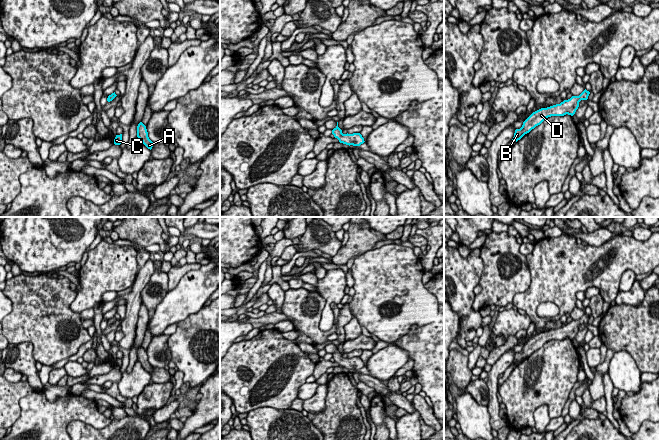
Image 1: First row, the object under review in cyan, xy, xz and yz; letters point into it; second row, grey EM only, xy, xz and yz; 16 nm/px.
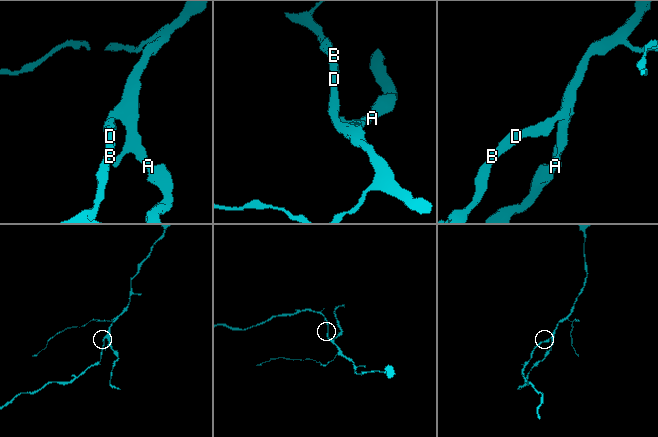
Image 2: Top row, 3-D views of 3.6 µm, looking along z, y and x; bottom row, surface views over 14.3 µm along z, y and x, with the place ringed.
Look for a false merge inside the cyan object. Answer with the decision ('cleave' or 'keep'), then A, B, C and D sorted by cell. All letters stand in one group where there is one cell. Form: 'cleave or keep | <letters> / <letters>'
keep | A B C D

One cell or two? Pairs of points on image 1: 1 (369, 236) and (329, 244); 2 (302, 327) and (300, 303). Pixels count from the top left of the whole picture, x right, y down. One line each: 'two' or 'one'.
1: two
2: one

